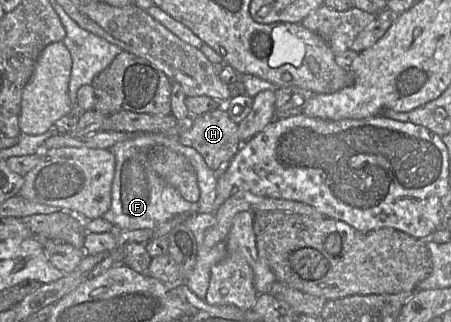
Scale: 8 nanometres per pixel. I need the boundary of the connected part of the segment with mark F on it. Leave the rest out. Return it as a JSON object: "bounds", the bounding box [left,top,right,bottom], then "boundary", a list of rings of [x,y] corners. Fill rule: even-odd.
{"bounds":[102,134,218,230],"boundary":[[[135,134],[132,138],[118,142],[109,149],[114,154],[116,166],[111,189],[110,209],[104,213],[102,218],[110,222],[116,230],[153,230],[158,224],[164,223],[176,215],[215,214],[218,173],[208,167],[204,158],[194,148],[182,145],[178,137],[164,134]],[[155,145],[170,148],[185,156],[191,163],[200,189],[198,202],[186,201],[177,189],[152,170],[147,161],[147,151]]]}

